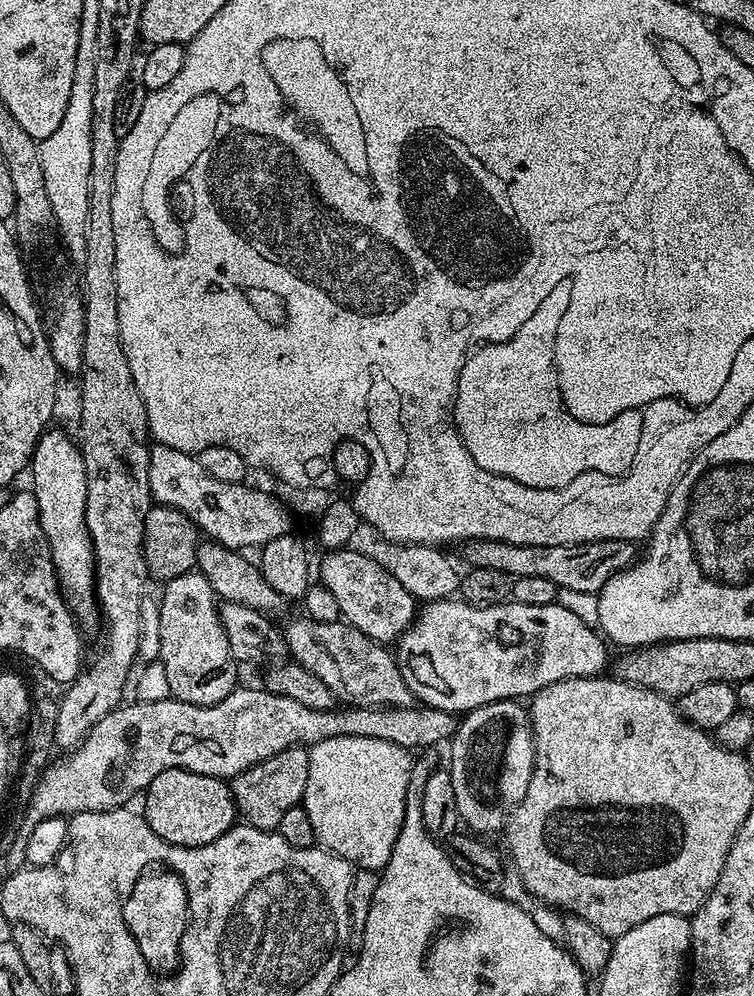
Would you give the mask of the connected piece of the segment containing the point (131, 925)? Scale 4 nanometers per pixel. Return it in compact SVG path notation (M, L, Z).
M170 870L155 872L145 873L135 884L130 898L124 903L123 918L135 941L138 942L147 964L157 973L170 974L179 967L180 963L180 944L188 927L188 895L185 884L181 882L177 874Z

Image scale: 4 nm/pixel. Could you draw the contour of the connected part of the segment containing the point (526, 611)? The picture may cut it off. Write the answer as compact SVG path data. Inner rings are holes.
M453 598L450 600L430 600L427 601L417 611L416 613L416 619L412 621L411 626L409 626L408 629L406 629L405 632L403 632L402 635L400 635L400 639L398 643L395 645L394 648L394 655L396 658L396 664L400 669L402 670L402 678L406 678L406 684L410 686L410 690L412 691L413 697L421 705L430 707L430 708L437 708L438 710L446 710L447 712L454 712L457 714L467 714L472 711L473 708L480 708L483 704L493 704L495 700L514 700L517 698L531 698L536 695L537 692L541 692L546 686L550 686L554 682L558 682L559 680L569 680L570 678L582 678L583 676L599 676L601 673L603 673L605 670L604 667L609 667L610 664L610 656L608 660L608 652L606 649L604 649L604 644L606 645L606 640L603 635L599 631L597 631L596 628L591 628L590 626L586 626L586 622L581 622L581 620L576 617L576 615L571 610L566 610L566 606L562 606L560 603L554 603L554 604L547 604L546 606L526 606L525 604L518 604L515 602L505 602L502 604L469 604L467 600L463 598Z

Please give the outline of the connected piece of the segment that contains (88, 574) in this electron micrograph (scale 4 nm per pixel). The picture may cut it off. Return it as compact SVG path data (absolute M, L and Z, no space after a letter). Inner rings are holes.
M57 426L49 427L38 438L36 449L32 451L30 473L32 484L30 490L38 502L42 530L46 534L46 542L52 551L52 563L56 565L56 577L60 579L60 593L71 608L81 629L97 627L101 619L99 607L96 603L96 559L92 549L92 539L86 526L86 466L84 456L80 453L79 443L72 440Z

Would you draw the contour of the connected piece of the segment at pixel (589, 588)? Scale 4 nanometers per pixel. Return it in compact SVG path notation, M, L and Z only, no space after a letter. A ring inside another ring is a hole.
M474 540L467 545L468 564L473 568L485 568L486 570L502 570L502 574L513 578L547 578L554 582L557 589L582 590L583 592L599 593L614 574L618 574L623 568L629 568L637 559L638 548L631 540L599 540L598 542L586 542L585 544L571 544L570 546L514 546L512 542L498 542L497 540Z

